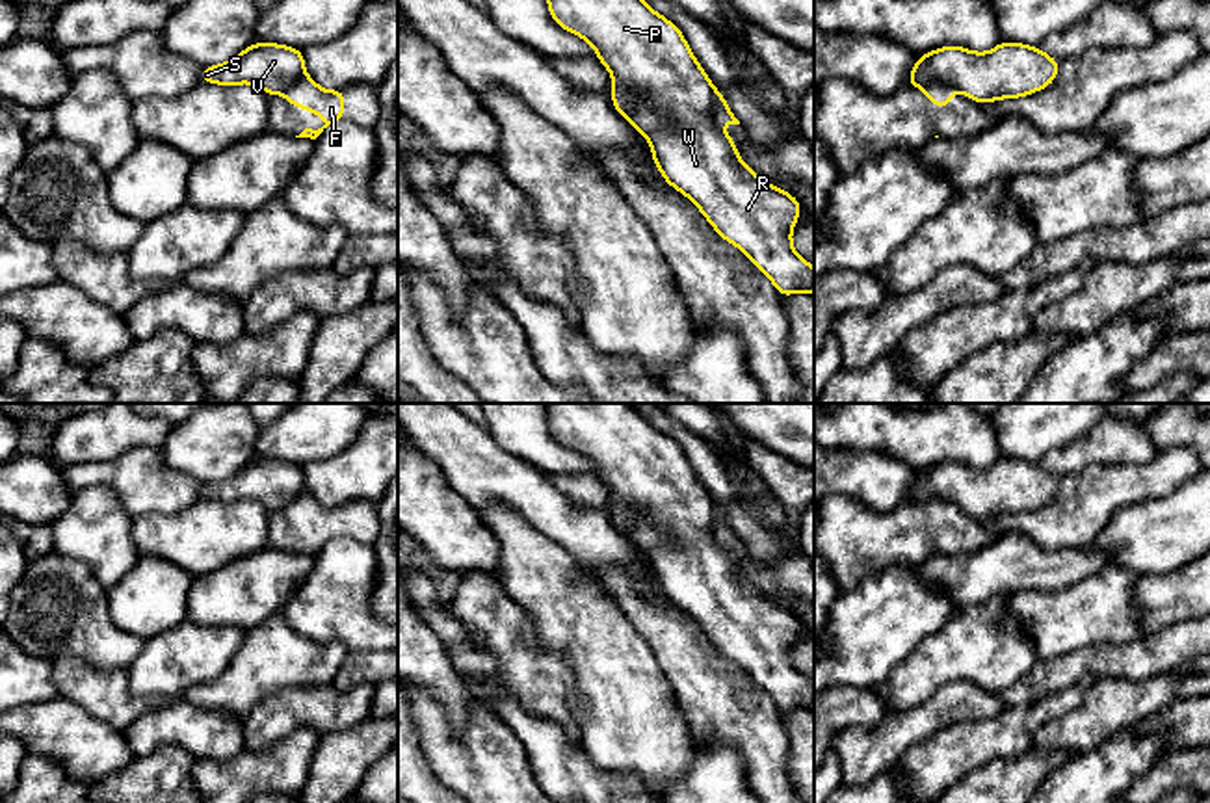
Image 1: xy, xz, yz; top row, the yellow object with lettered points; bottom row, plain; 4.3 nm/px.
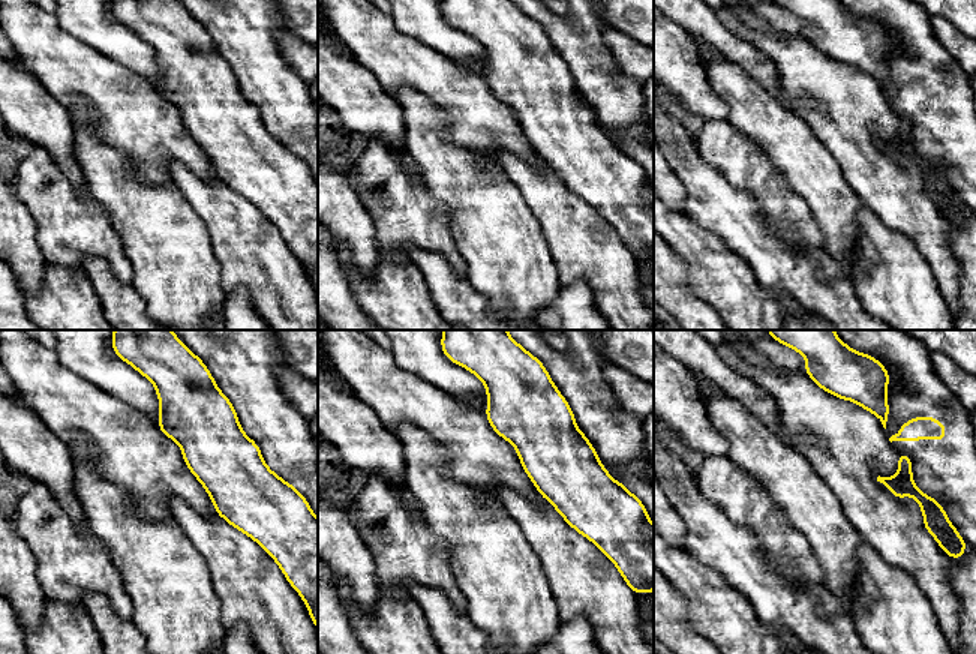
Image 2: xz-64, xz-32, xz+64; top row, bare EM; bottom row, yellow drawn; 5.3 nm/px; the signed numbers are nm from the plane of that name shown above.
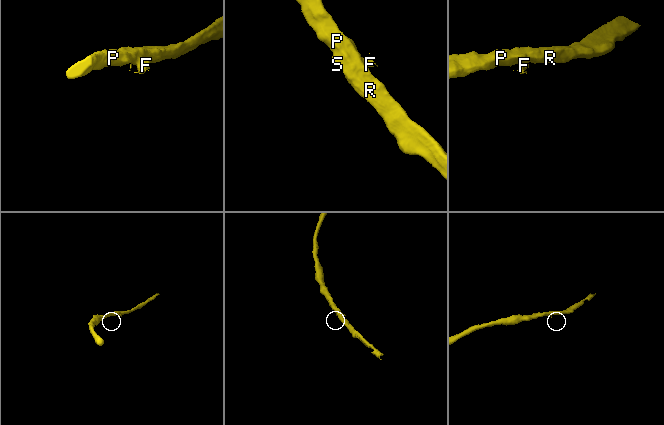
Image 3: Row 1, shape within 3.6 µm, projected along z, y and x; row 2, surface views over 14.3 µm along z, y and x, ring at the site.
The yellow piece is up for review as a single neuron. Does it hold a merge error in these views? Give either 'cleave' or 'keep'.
keep

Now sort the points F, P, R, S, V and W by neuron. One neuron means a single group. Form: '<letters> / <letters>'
F P R S V W

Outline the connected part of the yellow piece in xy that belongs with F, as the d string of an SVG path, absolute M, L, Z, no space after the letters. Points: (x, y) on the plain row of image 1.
M253 459L236 474L221 481L206 481L201 489L203 500L240 502L253 500L271 511L284 511L286 517L325 535L318 546L305 545L296 554L316 556L329 541L344 537L344 506L322 506L307 489L303 467L277 461Z

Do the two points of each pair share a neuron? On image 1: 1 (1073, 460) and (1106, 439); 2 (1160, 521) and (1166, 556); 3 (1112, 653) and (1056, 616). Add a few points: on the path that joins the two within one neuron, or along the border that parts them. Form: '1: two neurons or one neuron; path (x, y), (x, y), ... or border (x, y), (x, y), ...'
1: one neuron; path (1080, 452), (1099, 445)
2: one neuron; path (1160, 530), (1162, 547)
3: two neurons; border (1140, 636), (1078, 647), (1058, 658)

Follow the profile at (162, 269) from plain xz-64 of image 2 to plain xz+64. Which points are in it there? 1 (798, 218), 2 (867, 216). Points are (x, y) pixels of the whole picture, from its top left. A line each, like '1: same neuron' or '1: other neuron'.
1: other neuron
2: other neuron

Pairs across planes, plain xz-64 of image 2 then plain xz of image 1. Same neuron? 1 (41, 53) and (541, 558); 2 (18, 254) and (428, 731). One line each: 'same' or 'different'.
1: different
2: different

